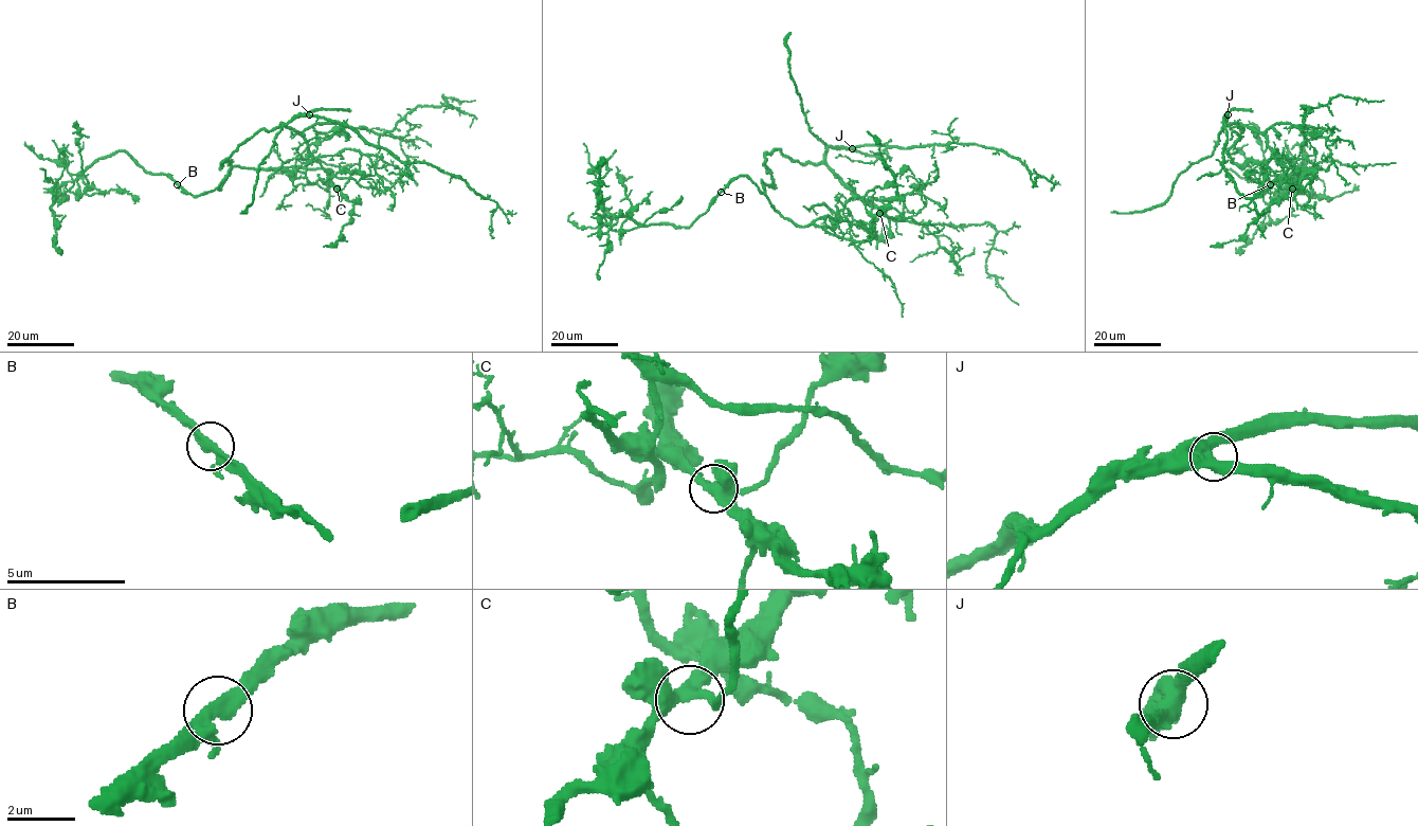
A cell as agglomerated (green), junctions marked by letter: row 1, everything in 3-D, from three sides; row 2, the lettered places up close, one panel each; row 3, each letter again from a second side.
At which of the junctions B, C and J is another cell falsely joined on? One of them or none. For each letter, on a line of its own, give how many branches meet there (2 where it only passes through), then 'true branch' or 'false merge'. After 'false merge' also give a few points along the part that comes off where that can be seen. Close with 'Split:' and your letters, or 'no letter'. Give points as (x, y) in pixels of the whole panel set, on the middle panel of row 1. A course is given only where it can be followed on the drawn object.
B: 3 | true branch
C: 3 | true branch
J: 3 | true branch
Split: no letter

